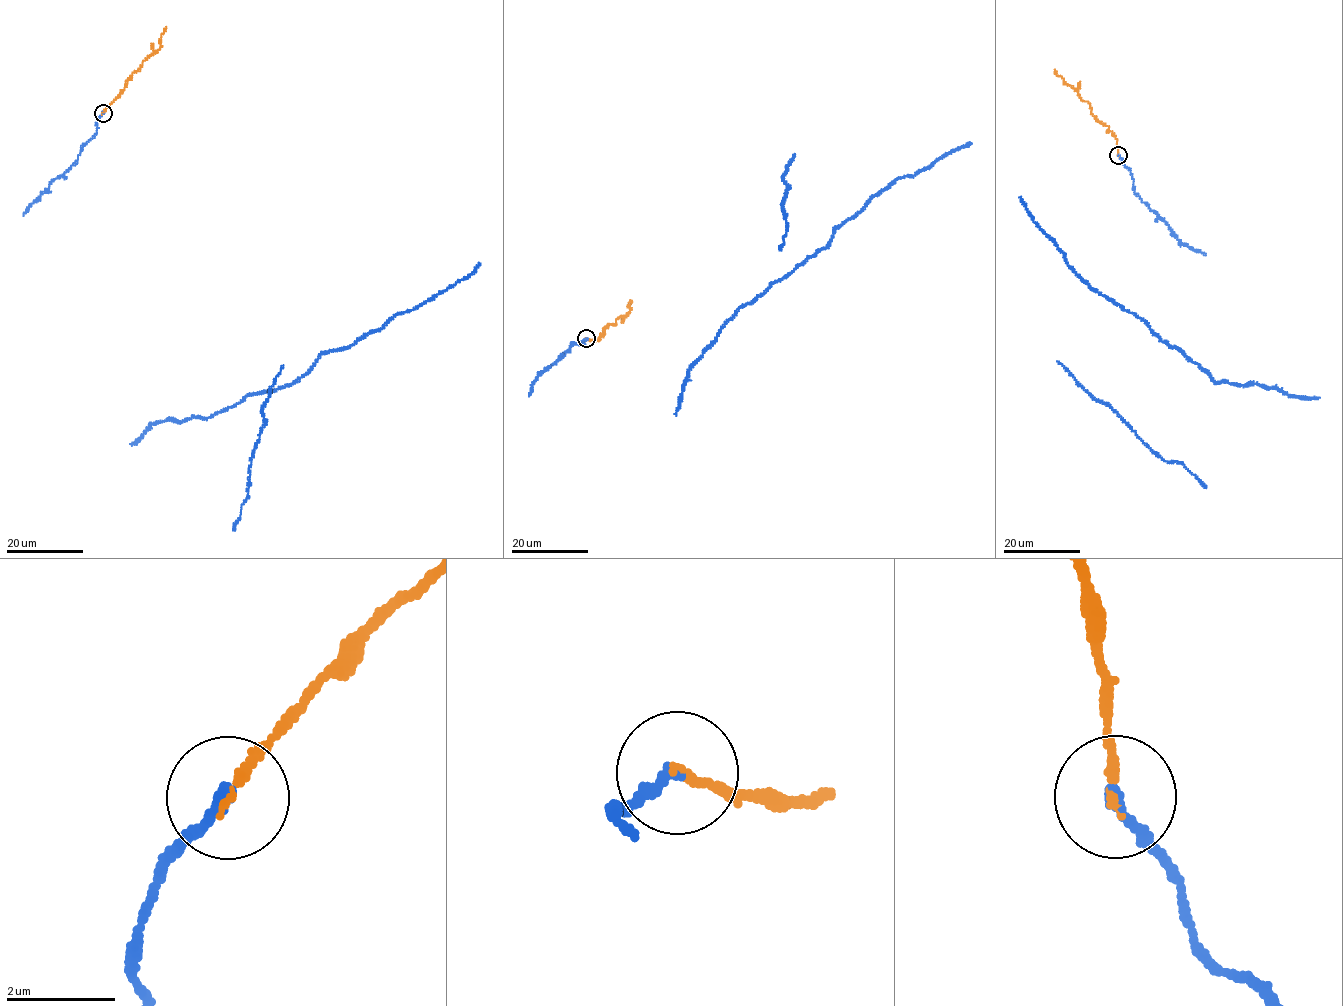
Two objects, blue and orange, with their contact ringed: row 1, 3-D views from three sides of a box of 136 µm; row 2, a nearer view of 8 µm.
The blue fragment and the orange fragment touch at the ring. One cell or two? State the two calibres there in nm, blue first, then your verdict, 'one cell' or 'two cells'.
calibres 240 and 150 nm; one cell

